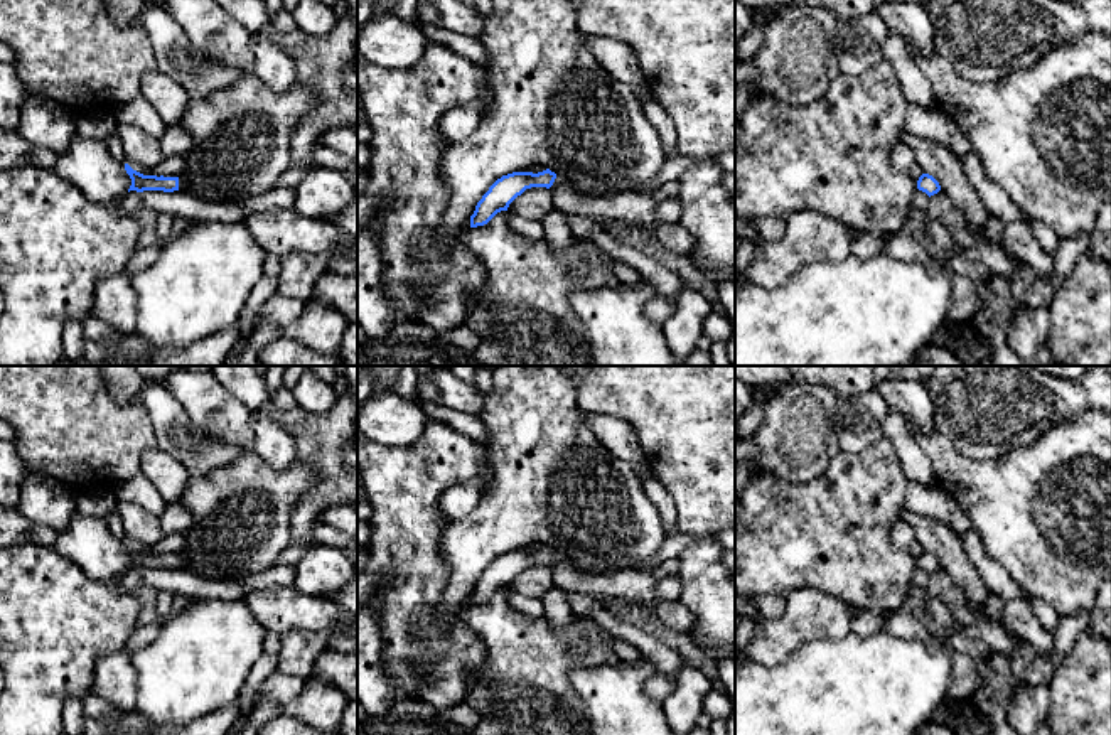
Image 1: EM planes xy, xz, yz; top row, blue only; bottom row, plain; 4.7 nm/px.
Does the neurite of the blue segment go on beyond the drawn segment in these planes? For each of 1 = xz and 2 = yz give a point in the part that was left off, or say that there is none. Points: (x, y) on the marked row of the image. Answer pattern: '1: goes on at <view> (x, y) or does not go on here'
1: does not go on here
2: does not go on here

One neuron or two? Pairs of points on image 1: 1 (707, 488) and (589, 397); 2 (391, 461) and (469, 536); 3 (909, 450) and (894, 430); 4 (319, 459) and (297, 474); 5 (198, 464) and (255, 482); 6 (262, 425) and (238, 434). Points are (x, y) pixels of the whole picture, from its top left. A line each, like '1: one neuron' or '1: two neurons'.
1: one neuron
2: two neurons
3: one neuron
4: two neurons
5: two neurons
6: two neurons

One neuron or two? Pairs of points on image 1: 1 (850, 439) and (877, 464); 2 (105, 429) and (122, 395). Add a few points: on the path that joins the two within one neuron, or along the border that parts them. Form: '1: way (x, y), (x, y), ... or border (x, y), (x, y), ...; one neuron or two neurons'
1: border (884, 435), (860, 452), (842, 452); two neurons
2: border (103, 383), (118, 403), (140, 403); two neurons

